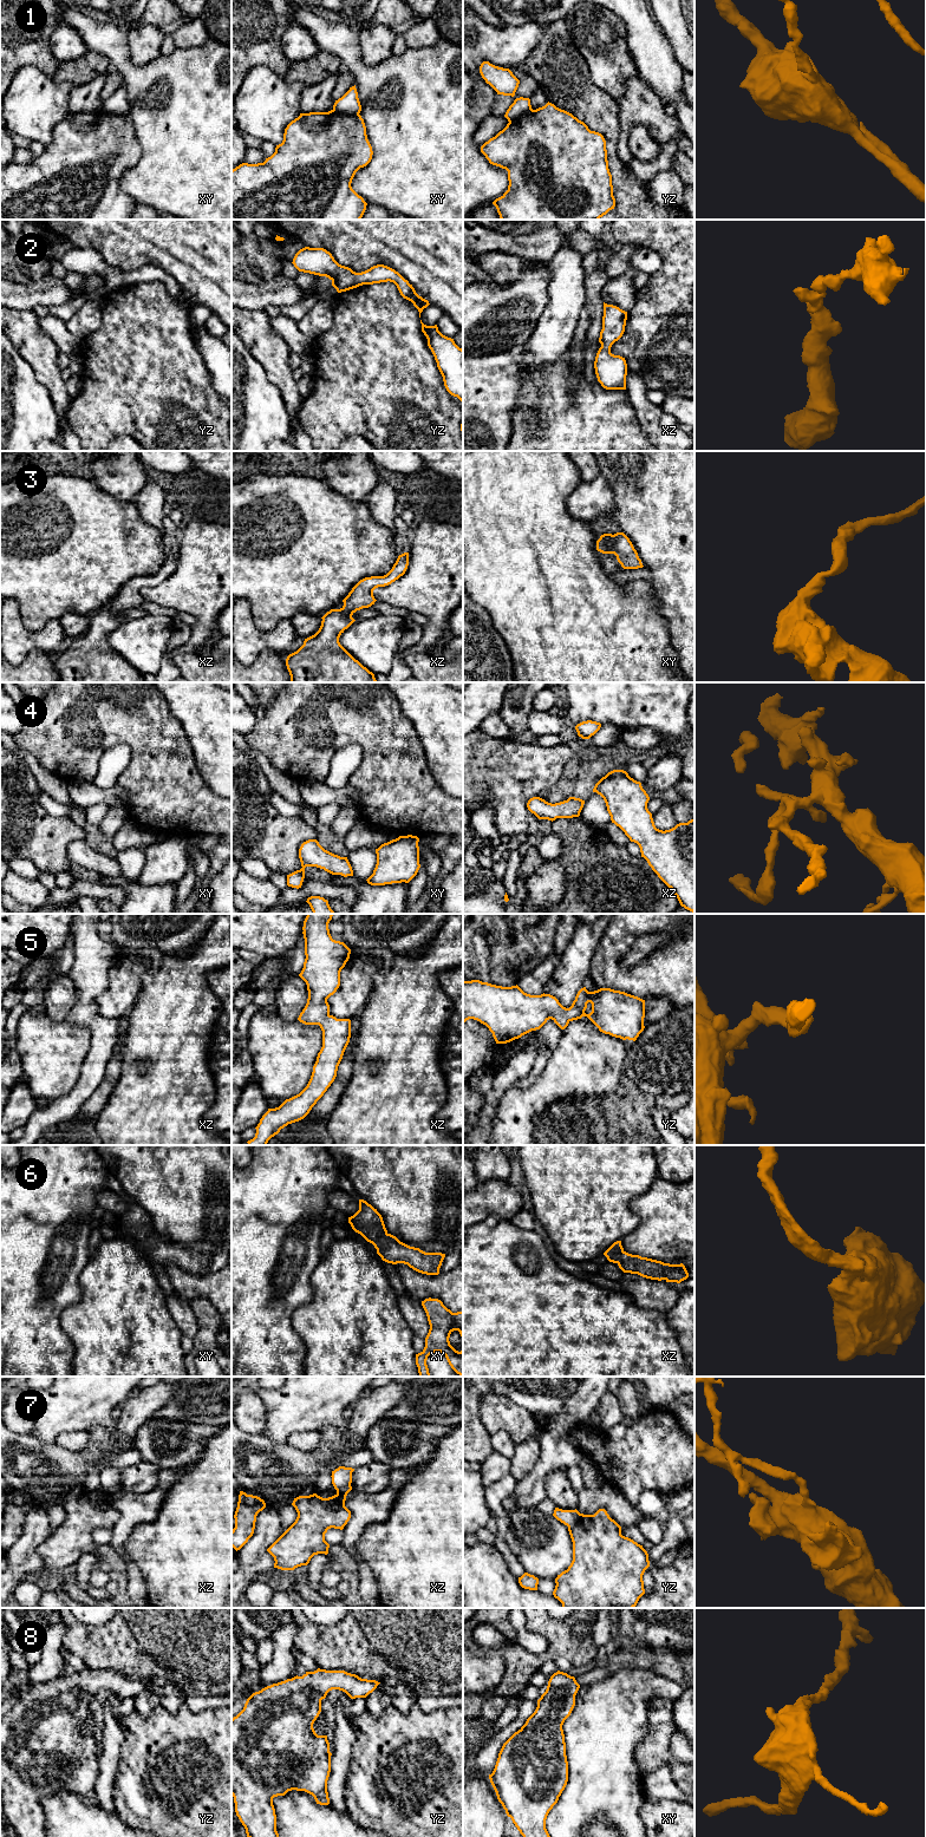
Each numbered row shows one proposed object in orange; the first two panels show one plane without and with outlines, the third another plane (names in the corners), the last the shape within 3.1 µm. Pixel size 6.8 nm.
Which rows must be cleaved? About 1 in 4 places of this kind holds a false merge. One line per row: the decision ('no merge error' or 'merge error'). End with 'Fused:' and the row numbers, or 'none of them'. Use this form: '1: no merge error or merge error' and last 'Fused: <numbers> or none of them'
1: merge error
2: no merge error
3: no merge error
4: no merge error
5: no merge error
6: no merge error
7: merge error
8: no merge error
Fused: 1, 7

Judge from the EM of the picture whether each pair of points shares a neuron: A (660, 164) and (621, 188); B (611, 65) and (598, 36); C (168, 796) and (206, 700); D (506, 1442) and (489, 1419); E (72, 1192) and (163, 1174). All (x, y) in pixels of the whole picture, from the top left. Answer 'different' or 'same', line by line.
A: different
B: same
C: different
D: different
E: different

